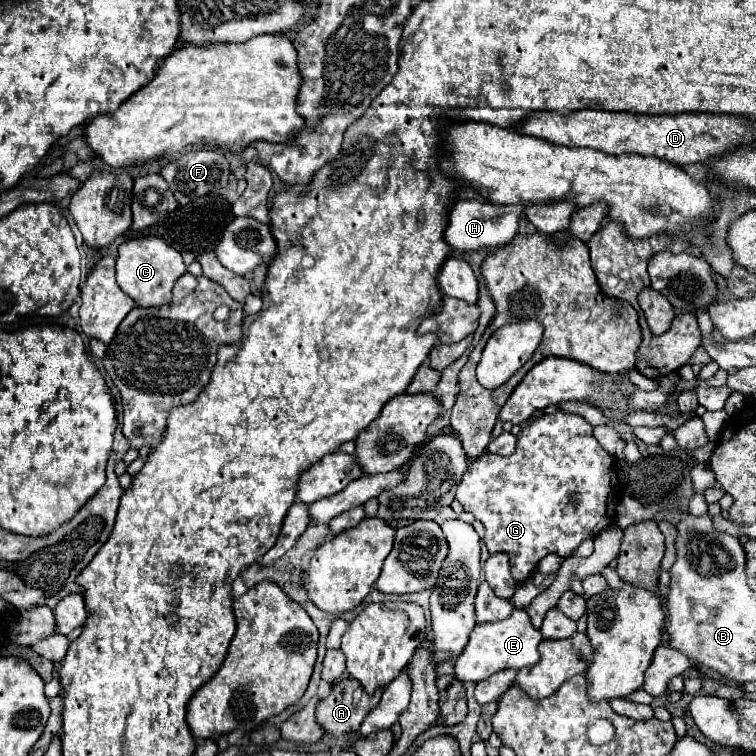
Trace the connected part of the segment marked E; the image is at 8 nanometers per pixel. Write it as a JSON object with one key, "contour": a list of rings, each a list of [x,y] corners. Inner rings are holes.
{"contour":[[[515,608],[513,614],[501,622],[489,622],[489,624],[477,624],[477,630],[473,630],[473,638],[469,638],[469,646],[461,652],[461,658],[455,662],[455,678],[459,682],[481,682],[489,678],[493,672],[505,670],[505,668],[525,668],[535,666],[539,660],[537,646],[543,640],[541,632],[533,628],[529,614],[525,610]]]}

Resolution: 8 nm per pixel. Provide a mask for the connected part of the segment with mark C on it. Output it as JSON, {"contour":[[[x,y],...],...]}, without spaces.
{"contour":[[[143,236],[123,242],[117,250],[117,284],[137,306],[163,306],[171,302],[171,288],[185,274],[181,254],[157,236]]]}

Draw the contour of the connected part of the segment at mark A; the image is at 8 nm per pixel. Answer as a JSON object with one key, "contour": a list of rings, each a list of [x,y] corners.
{"contour":[[[355,678],[333,684],[331,694],[317,704],[317,724],[329,736],[357,734],[365,716],[379,704],[381,690],[369,698]]]}

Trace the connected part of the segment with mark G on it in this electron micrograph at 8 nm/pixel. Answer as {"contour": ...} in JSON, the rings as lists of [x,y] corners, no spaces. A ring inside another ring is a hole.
{"contour":[[[543,414],[533,422],[525,424],[519,432],[517,450],[511,456],[481,454],[469,462],[463,480],[457,488],[457,500],[485,526],[485,546],[491,554],[507,552],[511,560],[511,574],[517,582],[525,582],[533,566],[547,554],[567,556],[585,538],[597,536],[601,530],[615,522],[615,506],[619,494],[619,482],[615,474],[615,458],[593,438],[591,424],[587,424],[579,414]],[[577,494],[579,504],[573,506],[569,496]]]}

